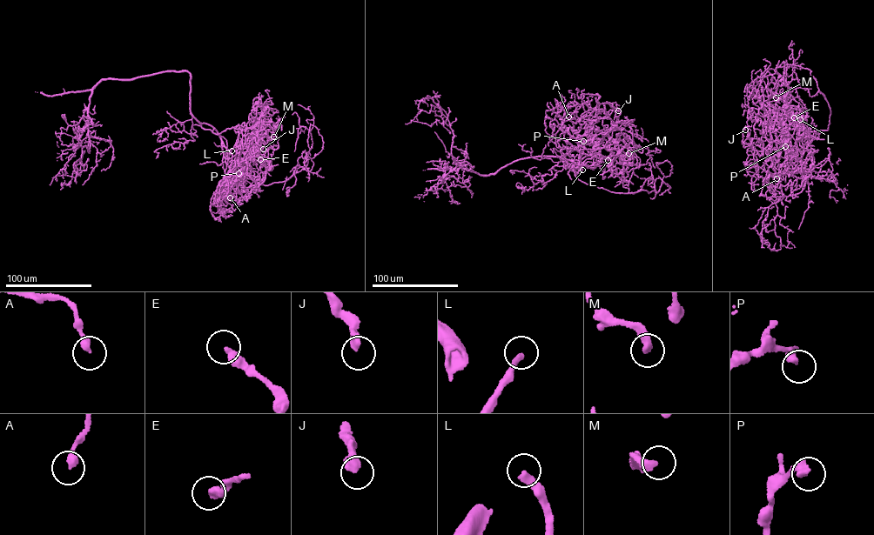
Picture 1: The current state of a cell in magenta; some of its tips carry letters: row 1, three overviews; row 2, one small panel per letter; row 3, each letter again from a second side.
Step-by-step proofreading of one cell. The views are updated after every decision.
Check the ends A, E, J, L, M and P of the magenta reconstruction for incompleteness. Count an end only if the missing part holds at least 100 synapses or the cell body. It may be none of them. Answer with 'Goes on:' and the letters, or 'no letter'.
Goes on: L

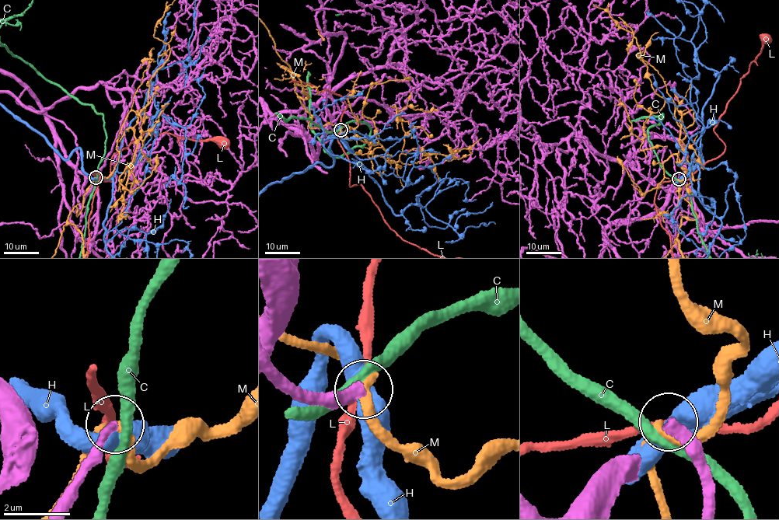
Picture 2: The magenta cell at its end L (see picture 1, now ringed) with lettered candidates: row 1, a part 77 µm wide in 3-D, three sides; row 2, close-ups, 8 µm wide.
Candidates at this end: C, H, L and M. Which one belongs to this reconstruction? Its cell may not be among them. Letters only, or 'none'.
none

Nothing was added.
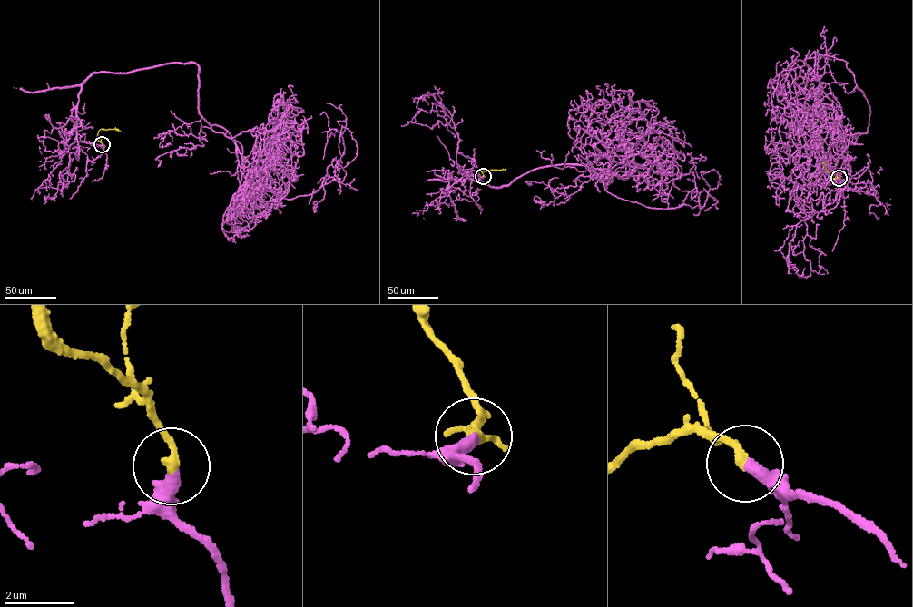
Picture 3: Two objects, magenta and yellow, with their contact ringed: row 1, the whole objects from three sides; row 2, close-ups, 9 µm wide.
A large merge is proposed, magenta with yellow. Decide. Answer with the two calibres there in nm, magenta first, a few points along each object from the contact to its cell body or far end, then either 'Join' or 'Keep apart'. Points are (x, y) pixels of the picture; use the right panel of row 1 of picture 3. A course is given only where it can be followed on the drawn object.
Thickness 440 nm (magenta) against 280 nm. Course of magenta: (839, 178), (843, 197), (771, 84), (844, 136), (867, 132), (861, 90), (820, 86), (829, 137). Course of yellow: (839, 178), (830, 176), (822, 163). Join

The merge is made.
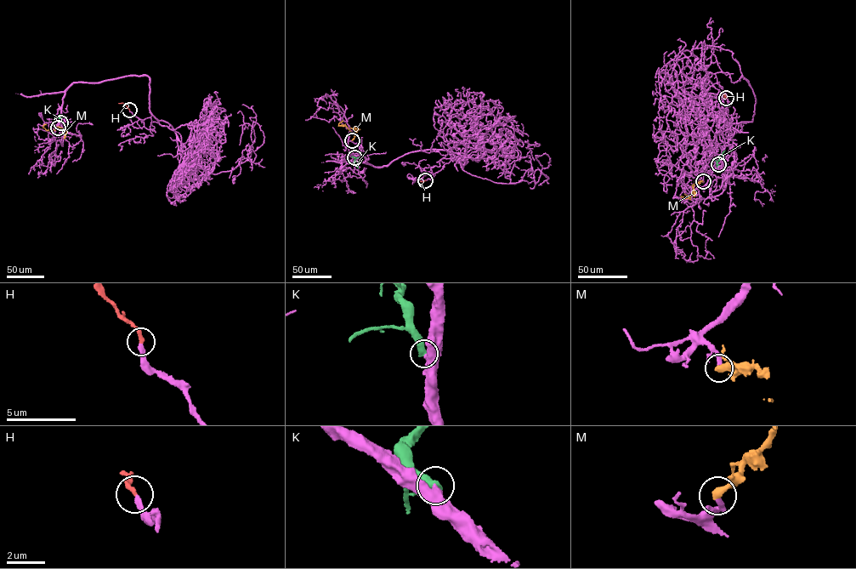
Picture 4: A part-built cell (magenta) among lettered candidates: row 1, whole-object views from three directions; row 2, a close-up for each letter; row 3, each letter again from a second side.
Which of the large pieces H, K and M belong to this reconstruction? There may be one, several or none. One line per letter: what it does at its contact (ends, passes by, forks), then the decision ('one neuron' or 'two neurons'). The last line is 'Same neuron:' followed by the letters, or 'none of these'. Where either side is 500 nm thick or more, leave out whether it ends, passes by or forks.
H: it ends; one neuron
K: it ends; two neurons
M: it ends; one neuron
Same neuron: H, M

